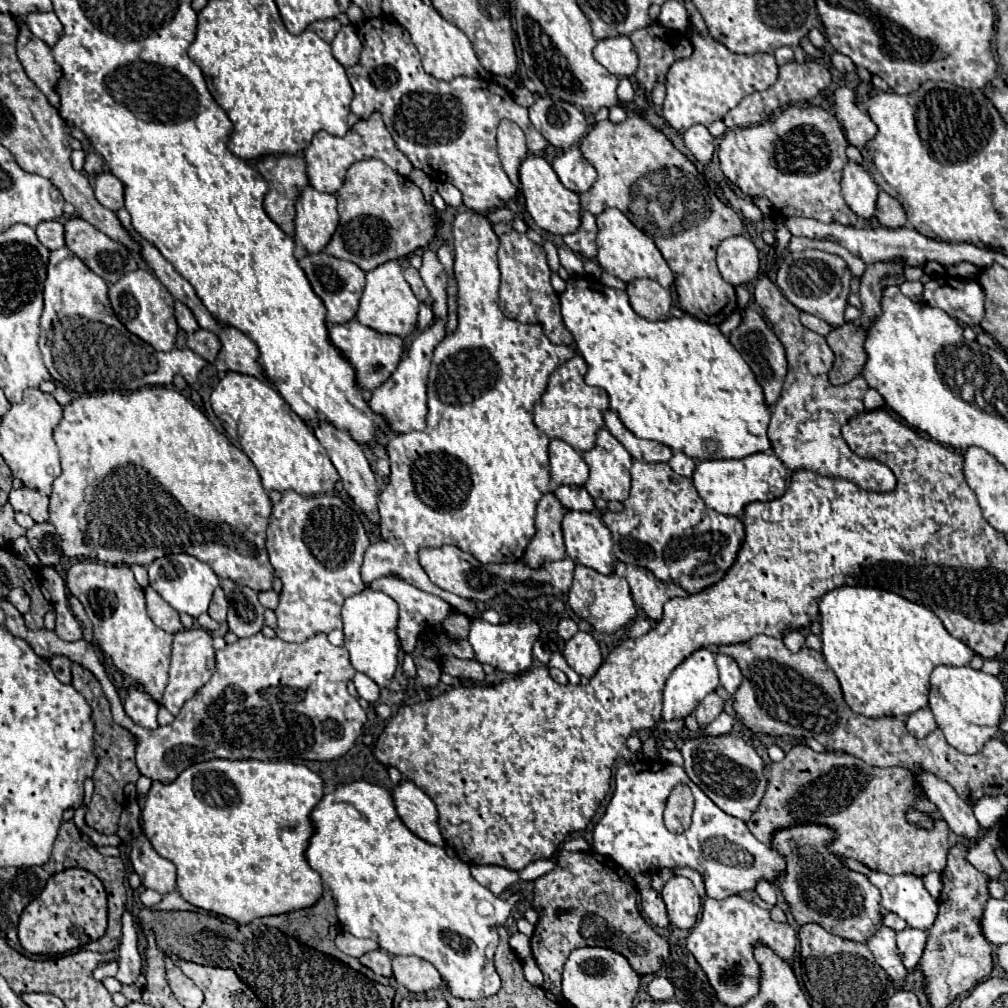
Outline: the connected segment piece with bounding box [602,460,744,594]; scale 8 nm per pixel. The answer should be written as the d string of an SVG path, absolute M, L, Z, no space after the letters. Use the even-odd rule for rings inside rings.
M634 460L632 488L622 512L606 512L604 524L612 532L614 556L620 562L650 570L660 580L672 580L688 594L716 584L734 564L744 540L740 518L706 508L692 480L672 472L668 464Z

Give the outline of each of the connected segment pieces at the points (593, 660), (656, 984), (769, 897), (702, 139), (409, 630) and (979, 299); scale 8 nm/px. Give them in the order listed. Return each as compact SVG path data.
M576 632L576 636L572 636L566 642L562 656L566 658L568 666L574 672L578 672L580 676L586 676L586 678L592 678L602 664L600 648L588 632Z
M656 976L650 984L648 984L648 994L652 996L652 1000L656 1002L666 1002L674 996L674 986L666 980L666 978L660 978Z
M760 882L760 884L756 886L756 894L758 894L766 904L770 904L770 906L776 904L776 890L774 890L774 886L772 886L770 882Z
M694 124L684 132L684 144L686 148L696 156L698 162L702 164L710 164L712 160L712 152L716 148L716 138L708 132L706 126L702 124Z
M384 576L380 580L374 580L368 588L372 590L378 590L378 592L384 592L388 594L390 598L394 598L400 606L400 620L398 620L398 636L400 636L400 642L402 642L402 648L404 652L412 652L414 646L416 646L416 640L422 632L438 632L442 628L442 622L450 616L450 604L444 602L442 598L438 596L432 596L428 592L422 592L414 586L410 586L408 582L400 580L400 578L394 578L394 576Z
M932 278L924 284L923 301L944 310L964 326L980 324L984 318L984 292L976 280Z

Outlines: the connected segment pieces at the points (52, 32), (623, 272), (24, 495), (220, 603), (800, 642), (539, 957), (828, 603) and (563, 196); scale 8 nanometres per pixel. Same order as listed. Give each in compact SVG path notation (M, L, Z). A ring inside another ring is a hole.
M32 12L26 16L26 26L36 38L42 38L50 48L60 40L62 24L54 12Z
M608 208L596 218L596 222L598 222L598 238L596 238L598 256L596 256L596 260L604 272L616 276L622 282L634 282L638 278L650 278L650 280L656 280L664 288L672 286L674 274L668 268L668 264L662 258L656 244L644 232L640 232L620 210Z
M30 488L12 490L10 504L16 512L30 514L34 522L48 522L48 496L42 496L36 490L30 490Z
M218 586L216 592L214 592L214 598L210 602L210 608L208 608L208 614L210 618L214 618L216 622L226 622L226 610L228 610L228 602L226 602L226 596L222 592L222 588Z
M790 630L790 632L786 632L786 636L784 636L784 646L786 646L790 652L798 652L798 650L804 646L804 636L802 636L800 632L796 632L796 630Z
M560 850L558 866L534 880L532 906L540 912L540 918L530 940L530 948L536 964L544 974L542 988L550 1000L562 1000L562 966L570 952L580 946L612 948L624 954L640 976L660 970L664 960L670 956L668 942L664 942L640 916L636 896L636 884L624 872L624 868L598 852ZM556 910L564 910L564 914L556 916Z
M840 586L820 600L822 654L840 680L846 704L870 718L908 716L928 706L930 672L938 664L968 666L974 652L950 636L942 620L900 594L868 588Z
M530 154L522 162L520 182L522 182L522 194L526 198L526 210L530 212L530 216L534 218L534 222L542 230L548 230L548 232L558 234L558 236L566 236L566 234L572 234L572 232L578 230L580 218L582 218L578 194L562 186L556 172L552 170L552 166L542 156L532 156Z

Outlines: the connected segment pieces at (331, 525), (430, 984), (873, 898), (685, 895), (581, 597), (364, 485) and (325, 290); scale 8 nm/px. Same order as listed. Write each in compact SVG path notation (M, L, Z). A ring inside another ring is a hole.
M284 492L282 500L272 508L270 526L268 526L268 540L266 548L270 554L270 562L282 580L282 592L280 592L280 604L274 610L278 616L276 636L286 642L304 642L316 632L332 632L336 628L342 628L340 610L348 596L354 596L366 588L366 584L360 578L360 566L362 556L366 548L370 546L370 540L366 536L366 530L358 518L358 514L344 504L338 496L302 496L296 492Z
M394 956L392 972L396 982L414 994L428 992L432 988L442 986L442 980L436 974L436 968L432 968L432 964L416 956Z
M818 824L776 832L772 846L786 858L786 874L780 876L780 888L798 924L814 922L846 940L866 942L882 922L880 892L864 874L848 870L840 858L828 850L826 844L830 840L834 840L834 832Z
M672 876L662 888L662 900L666 904L670 922L676 928L690 930L696 924L702 904L694 884L688 878Z
M580 564L574 570L574 584L568 594L568 604L580 618L584 618L588 624L592 624L594 630L608 632L608 634L616 632L620 628L626 628L638 616L638 608L632 600L630 586L624 578L620 578L616 574L604 576L604 574L598 574L596 570L580 566Z
M320 424L316 428L316 438L318 442L326 448L334 468L338 470L340 478L342 478L342 484L344 484L344 490L348 492L348 496L352 498L352 502L366 514L366 518L372 522L372 524L378 524L380 522L380 516L378 516L378 508L376 508L376 502L378 502L378 482L376 482L376 476L374 472L370 470L370 464L364 456L364 450L346 434L346 432L340 432L338 428L332 428L330 424Z
M326 252L304 256L302 260L298 260L298 264L306 272L314 292L322 298L322 302L328 310L326 322L328 324L346 324L346 322L350 322L356 316L358 302L360 302L360 296L362 296L362 290L364 290L364 272L356 264L346 262L346 260L338 260L338 258L334 258Z

